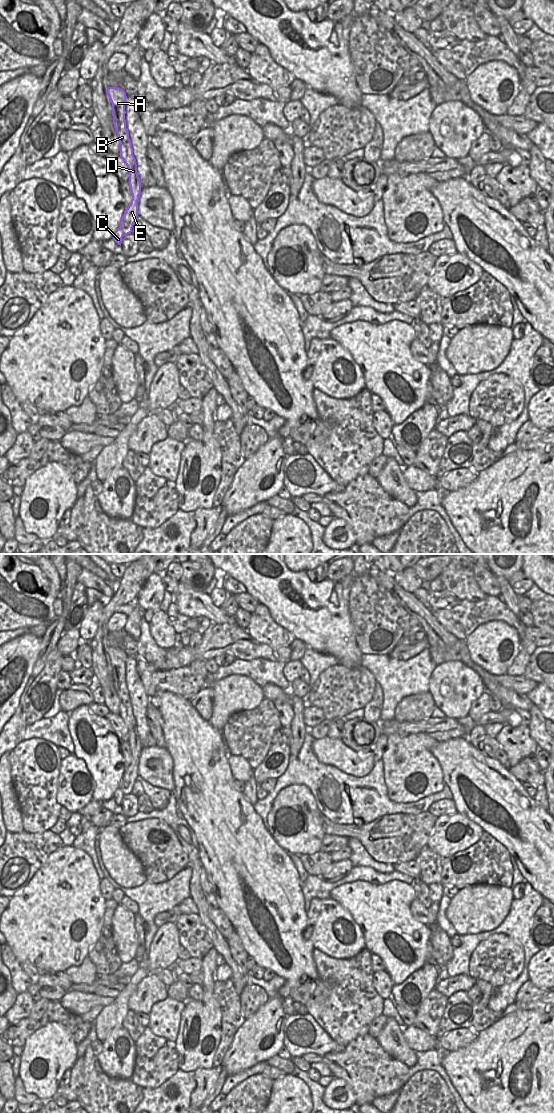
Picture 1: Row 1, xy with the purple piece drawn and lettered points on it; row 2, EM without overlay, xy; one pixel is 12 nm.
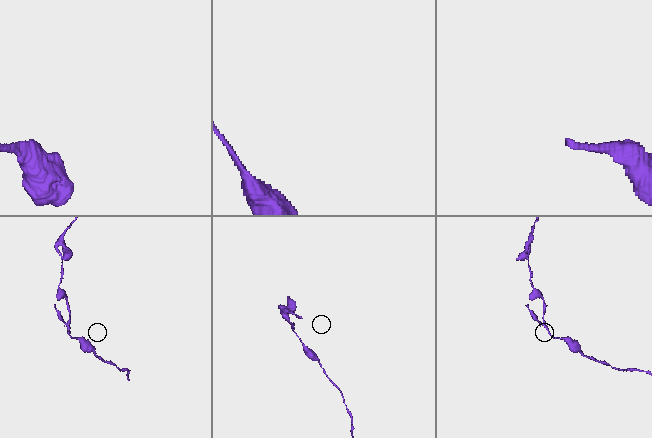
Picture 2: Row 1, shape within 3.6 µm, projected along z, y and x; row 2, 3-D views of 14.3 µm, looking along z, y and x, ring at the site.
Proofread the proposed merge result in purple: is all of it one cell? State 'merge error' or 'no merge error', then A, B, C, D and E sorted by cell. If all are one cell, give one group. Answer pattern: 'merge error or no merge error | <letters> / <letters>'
merge error | A B D E / C

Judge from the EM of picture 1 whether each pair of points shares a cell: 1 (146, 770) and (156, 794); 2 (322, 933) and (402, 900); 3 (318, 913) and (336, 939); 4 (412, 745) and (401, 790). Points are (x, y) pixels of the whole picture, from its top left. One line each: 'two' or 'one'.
1: two
2: two
3: one
4: one

